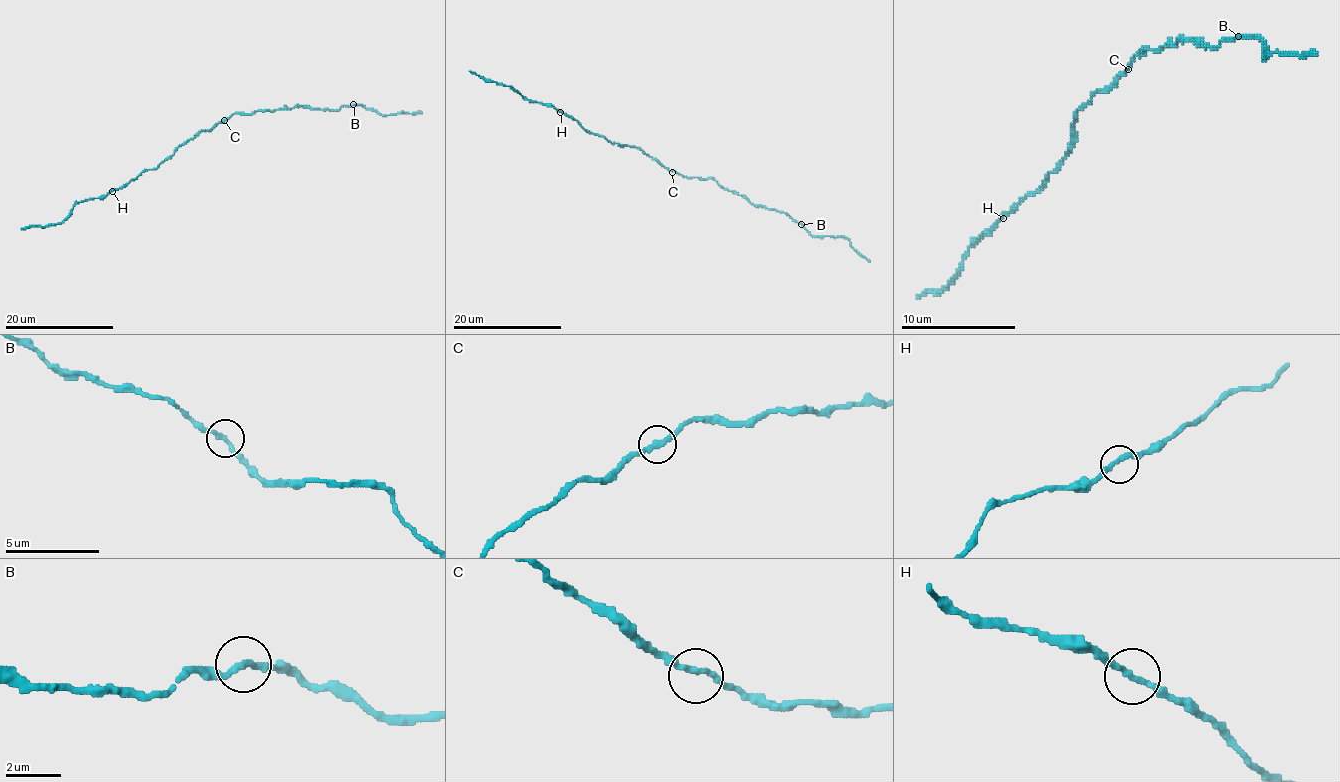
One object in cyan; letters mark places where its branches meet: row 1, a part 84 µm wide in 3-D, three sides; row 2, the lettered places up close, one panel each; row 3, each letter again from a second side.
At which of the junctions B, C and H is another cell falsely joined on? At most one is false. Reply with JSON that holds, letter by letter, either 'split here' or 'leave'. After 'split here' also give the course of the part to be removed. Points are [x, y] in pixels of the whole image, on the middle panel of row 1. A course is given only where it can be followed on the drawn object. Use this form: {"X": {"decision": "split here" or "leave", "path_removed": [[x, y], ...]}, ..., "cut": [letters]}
{"B": {"decision": "leave"}, "C": {"decision": "leave"}, "H": {"decision": "leave"}, "cut": []}

